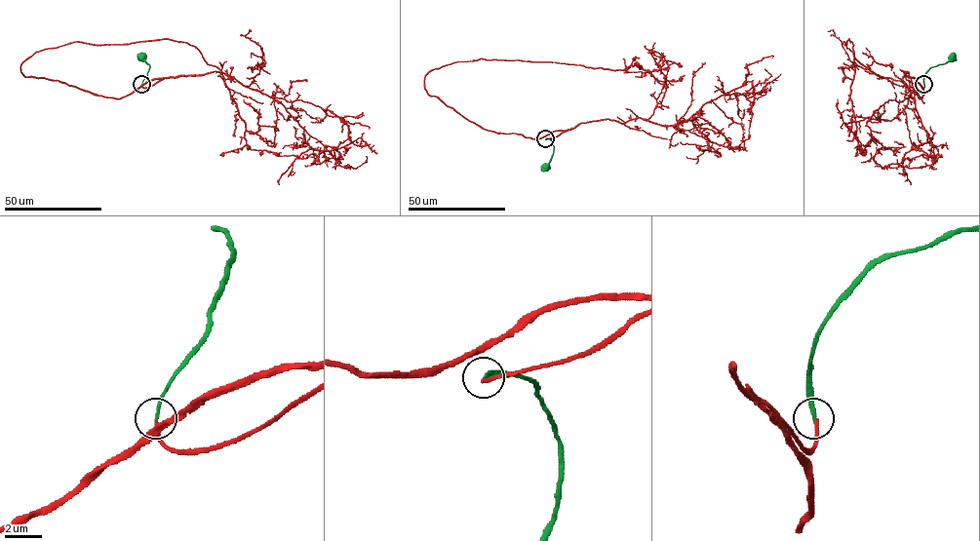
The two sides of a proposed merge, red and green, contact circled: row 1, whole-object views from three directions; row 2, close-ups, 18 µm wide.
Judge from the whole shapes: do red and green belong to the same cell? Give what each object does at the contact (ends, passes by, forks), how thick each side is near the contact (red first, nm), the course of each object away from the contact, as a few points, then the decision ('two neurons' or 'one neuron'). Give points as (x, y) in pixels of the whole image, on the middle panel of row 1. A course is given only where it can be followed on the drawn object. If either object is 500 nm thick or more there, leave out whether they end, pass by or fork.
red ends there; green ends there; 190 nm thick on the red side, 180 nm on the other; red runs (545, 139), (565, 132), (486, 130), (429, 95), (425, 76), (481, 58), (658, 69), (662, 55), (647, 52); green runs (545, 139), (549, 138), (553, 146), (551, 160), (545, 167); one neuron

